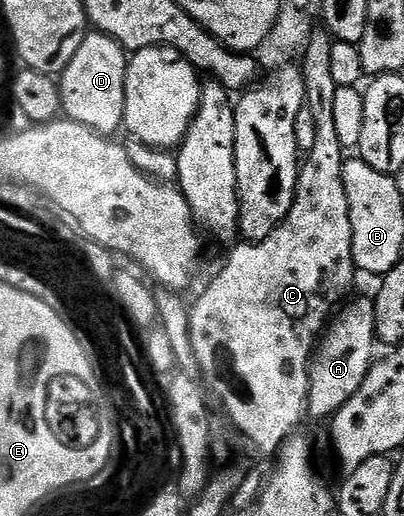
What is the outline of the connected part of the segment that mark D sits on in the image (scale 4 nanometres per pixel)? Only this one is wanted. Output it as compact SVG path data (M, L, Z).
M89 32L78 51L74 51L74 59L70 59L58 77L63 116L90 127L95 133L116 135L116 132L121 132L126 103L128 58L129 54L117 43L115 37Z

